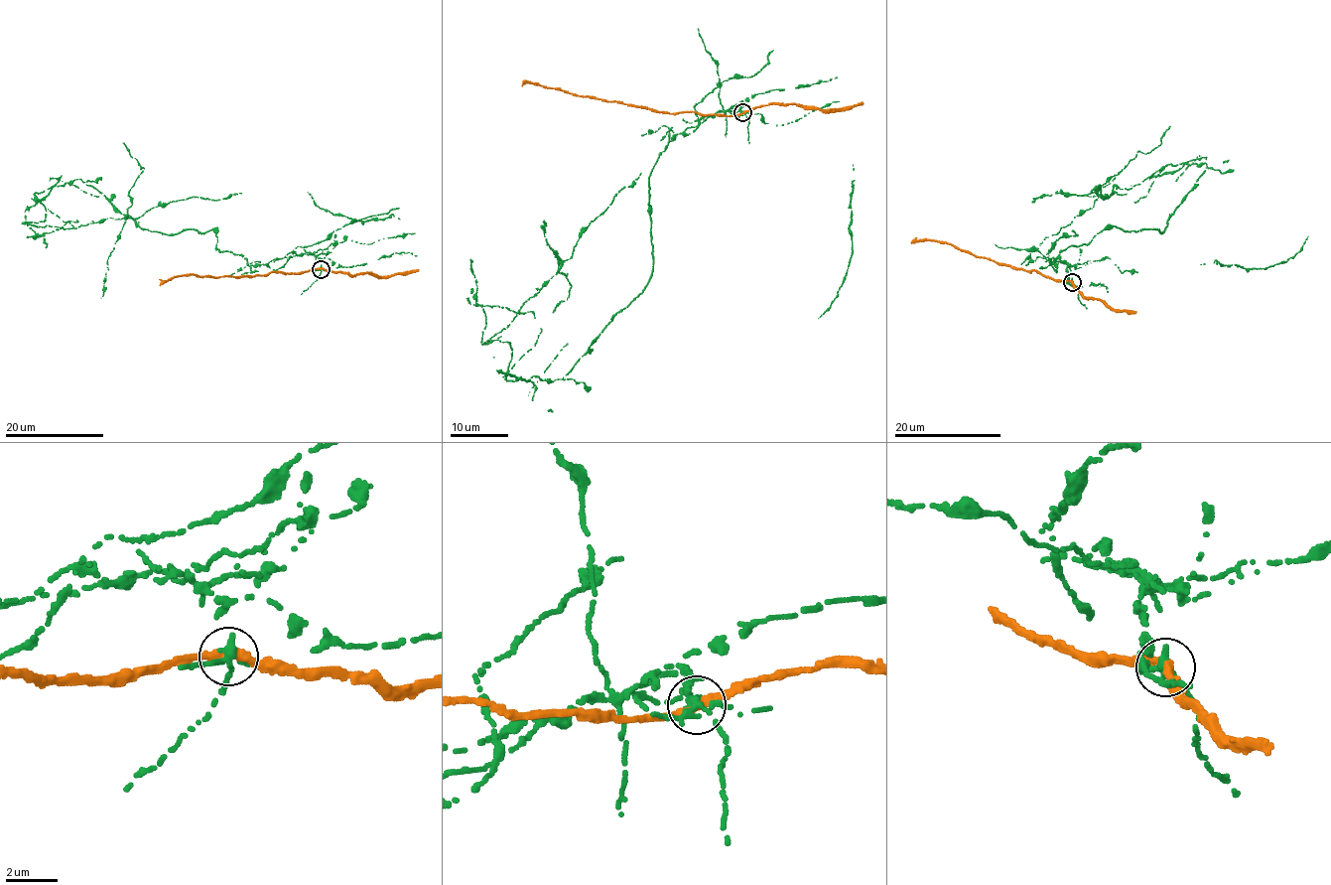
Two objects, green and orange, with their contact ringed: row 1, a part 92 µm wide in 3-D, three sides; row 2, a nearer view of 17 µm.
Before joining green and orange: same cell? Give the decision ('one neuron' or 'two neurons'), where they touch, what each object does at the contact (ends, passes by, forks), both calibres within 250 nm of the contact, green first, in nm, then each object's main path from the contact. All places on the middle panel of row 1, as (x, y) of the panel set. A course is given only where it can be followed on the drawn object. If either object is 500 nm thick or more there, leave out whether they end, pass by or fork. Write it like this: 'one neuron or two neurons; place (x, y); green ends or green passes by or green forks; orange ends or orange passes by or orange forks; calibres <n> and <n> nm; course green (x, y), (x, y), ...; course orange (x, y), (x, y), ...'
two neurons; place (742, 112); green forks; orange passes by; calibres 240 and 320 nm; course green (742, 112), (686, 128), (657, 158), (643, 291), (561, 378), (512, 376), (509, 343), (490, 339), (640, 173); course orange (742, 112), (719, 116), (700, 115), (692, 111), (656, 112), (615, 101), (573, 95), (522, 81)

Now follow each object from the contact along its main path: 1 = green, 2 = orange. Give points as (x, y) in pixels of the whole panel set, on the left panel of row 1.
1: (321, 268), (313, 253), (250, 265), (211, 228), (143, 229), (76, 179), (30, 224), (241, 194)
2: (321, 268), (214, 277), (195, 274), (170, 278), (160, 285)

